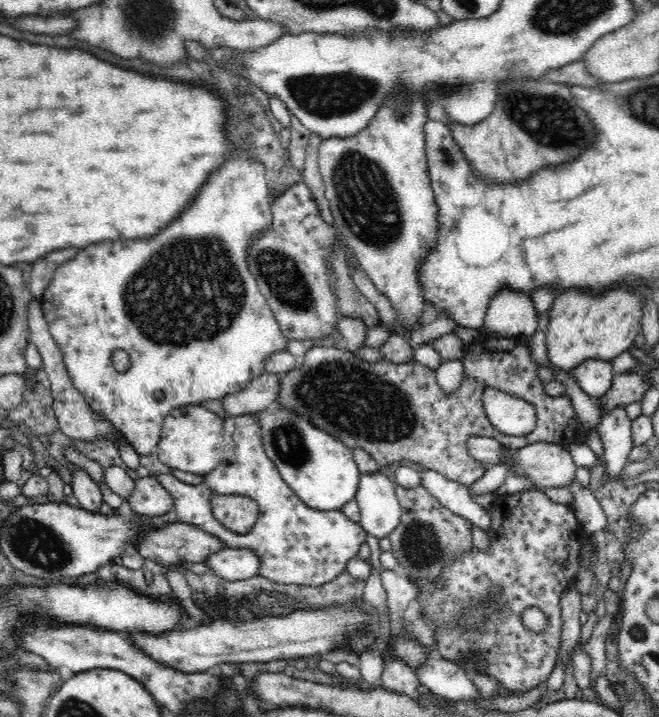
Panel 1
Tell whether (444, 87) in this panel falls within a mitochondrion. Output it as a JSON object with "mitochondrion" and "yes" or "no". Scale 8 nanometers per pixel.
{"mitochondrion":"yes"}

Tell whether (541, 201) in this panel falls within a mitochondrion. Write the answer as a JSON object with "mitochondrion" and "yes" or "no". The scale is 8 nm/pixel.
{"mitochondrion":"no"}

